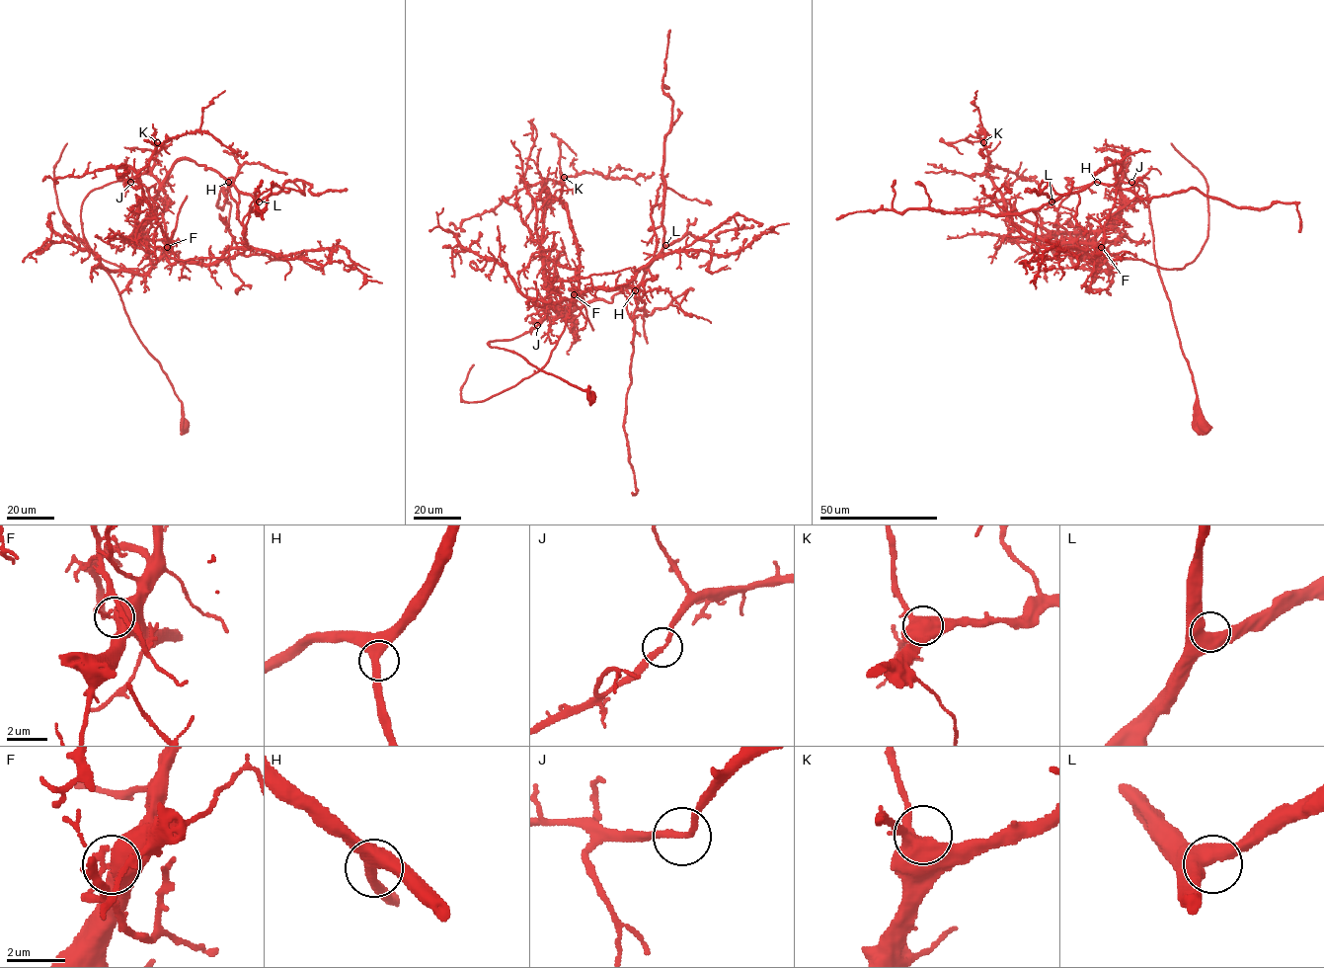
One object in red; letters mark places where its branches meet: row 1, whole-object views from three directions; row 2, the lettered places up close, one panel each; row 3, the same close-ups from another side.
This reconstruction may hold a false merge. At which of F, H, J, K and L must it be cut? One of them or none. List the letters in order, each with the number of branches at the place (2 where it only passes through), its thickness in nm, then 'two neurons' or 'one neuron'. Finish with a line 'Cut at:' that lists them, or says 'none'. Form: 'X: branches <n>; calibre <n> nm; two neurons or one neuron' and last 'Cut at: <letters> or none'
F: branches 2; calibre 550 nm; two neurons
H: branches 2; calibre 440 nm; one neuron
J: branches 2; calibre 200 nm; one neuron
K: branches 3; calibre 460 nm; one neuron
L: branches 2; calibre 600 nm; one neuron
Cut at: F

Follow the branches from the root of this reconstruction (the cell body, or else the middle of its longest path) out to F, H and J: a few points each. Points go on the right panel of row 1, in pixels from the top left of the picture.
F: (1203, 424), (1158, 272), (1141, 181), (1130, 182), (1124, 174), (1121, 195), (1127, 203), (1094, 240), (1102, 247)
H: (1203, 424), (1155, 258), (1146, 186), (1124, 174), (1120, 183), (1109, 159), (1109, 165), (1095, 174), (1097, 182)
J: (1203, 424), (1192, 371), (1181, 348), (1155, 258), (1147, 188), (1141, 181), (1130, 182)

